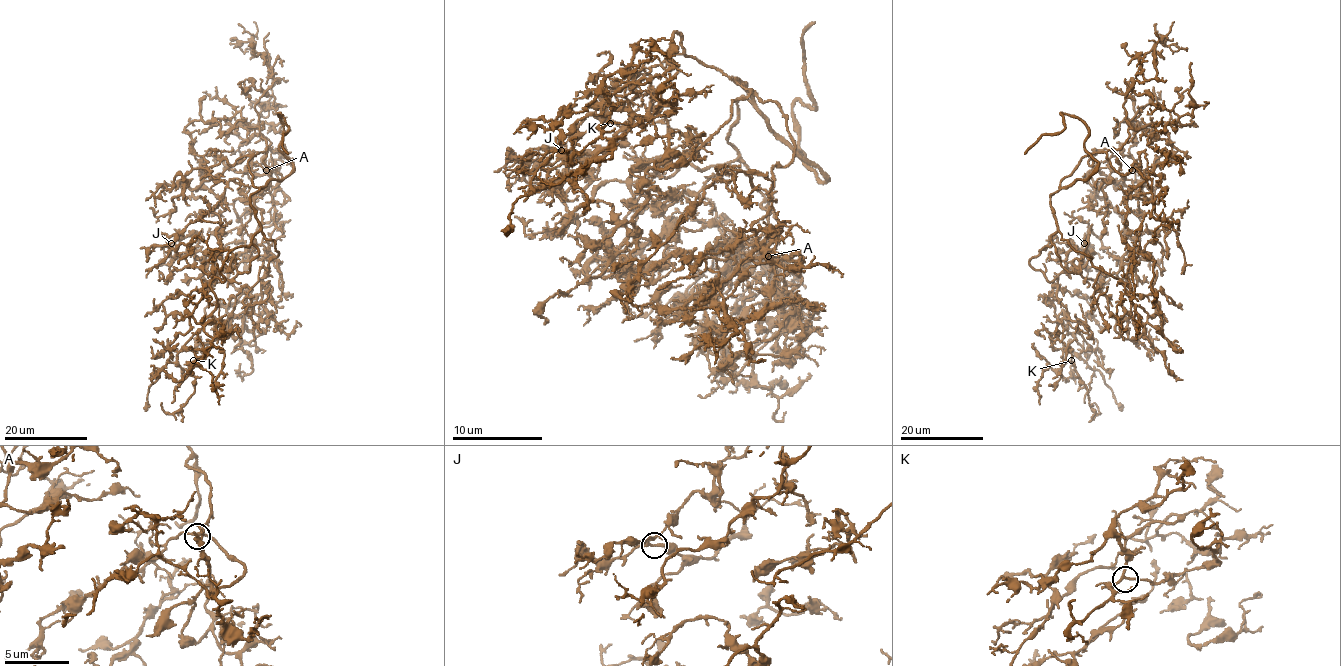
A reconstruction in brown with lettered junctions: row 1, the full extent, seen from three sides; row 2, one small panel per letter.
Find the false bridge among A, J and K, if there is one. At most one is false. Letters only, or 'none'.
none

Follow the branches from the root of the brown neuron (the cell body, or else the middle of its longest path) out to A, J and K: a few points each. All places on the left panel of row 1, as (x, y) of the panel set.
A: (258, 223), (250, 198), (258, 189), (248, 161), (264, 152), (271, 174), (266, 170)
J: (258, 223), (260, 229), (251, 243), (231, 250), (211, 249), (196, 236), (188, 244), (175, 248), (171, 243)
K: (258, 223), (228, 254), (225, 280), (211, 281), (216, 307), (201, 324), (212, 342), (193, 360)

